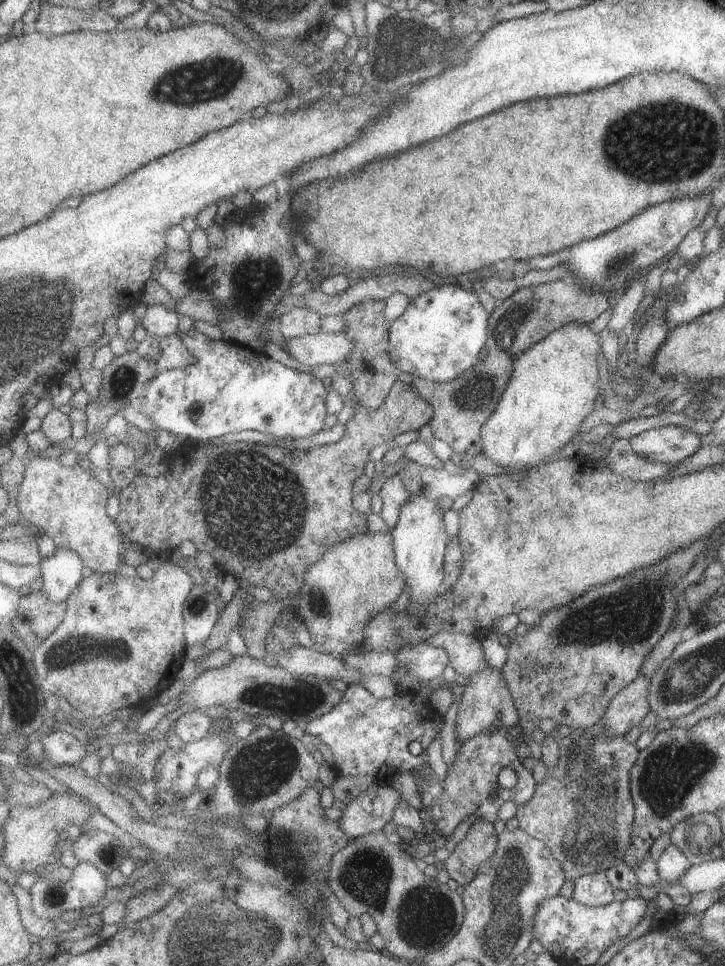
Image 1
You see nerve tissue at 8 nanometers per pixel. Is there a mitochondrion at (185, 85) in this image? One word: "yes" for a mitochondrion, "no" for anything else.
yes

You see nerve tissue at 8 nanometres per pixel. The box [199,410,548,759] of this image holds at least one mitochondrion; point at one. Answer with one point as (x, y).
(311, 697)

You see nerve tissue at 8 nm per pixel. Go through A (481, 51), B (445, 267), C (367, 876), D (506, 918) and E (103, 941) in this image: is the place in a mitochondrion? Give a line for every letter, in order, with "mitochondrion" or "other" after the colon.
A: other
B: other
C: mitochondrion
D: mitochondrion
E: other

